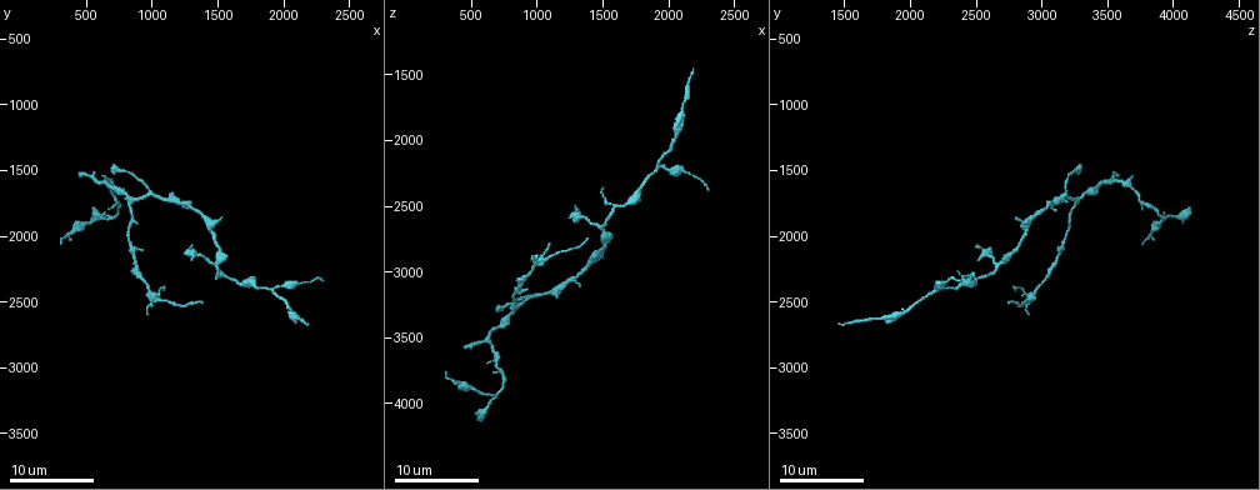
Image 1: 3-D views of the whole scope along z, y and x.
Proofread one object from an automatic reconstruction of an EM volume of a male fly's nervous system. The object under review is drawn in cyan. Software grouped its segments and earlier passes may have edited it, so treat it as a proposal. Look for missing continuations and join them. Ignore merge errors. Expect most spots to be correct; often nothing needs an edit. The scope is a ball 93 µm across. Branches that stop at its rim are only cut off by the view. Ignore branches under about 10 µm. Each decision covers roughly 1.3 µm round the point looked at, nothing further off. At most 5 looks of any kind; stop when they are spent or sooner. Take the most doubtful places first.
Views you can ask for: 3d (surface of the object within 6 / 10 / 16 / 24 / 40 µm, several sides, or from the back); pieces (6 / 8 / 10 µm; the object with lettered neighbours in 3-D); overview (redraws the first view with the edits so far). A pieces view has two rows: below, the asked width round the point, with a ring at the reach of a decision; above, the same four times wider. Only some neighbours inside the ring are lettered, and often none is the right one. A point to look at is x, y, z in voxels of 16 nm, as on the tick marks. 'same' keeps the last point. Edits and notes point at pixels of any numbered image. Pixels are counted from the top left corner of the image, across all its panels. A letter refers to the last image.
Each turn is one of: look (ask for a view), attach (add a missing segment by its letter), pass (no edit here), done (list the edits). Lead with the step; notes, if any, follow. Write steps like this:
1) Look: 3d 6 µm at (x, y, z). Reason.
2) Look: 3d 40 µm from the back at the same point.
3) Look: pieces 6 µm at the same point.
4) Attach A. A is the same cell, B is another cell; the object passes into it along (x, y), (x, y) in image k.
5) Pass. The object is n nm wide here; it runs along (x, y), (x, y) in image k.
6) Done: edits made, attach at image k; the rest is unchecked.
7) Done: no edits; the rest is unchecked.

Look: 3d 16 µm at (480, 1520, 3560). An open end.

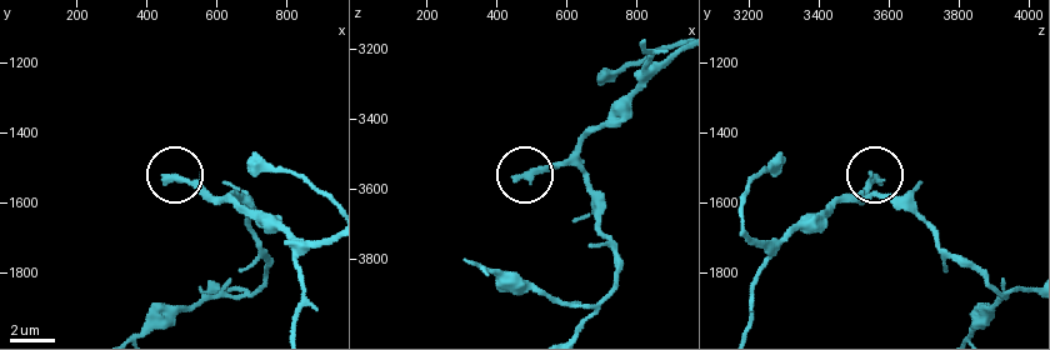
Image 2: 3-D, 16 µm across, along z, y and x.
Look: 3d 10 µm at (450, 1530, 3570). Closer look.

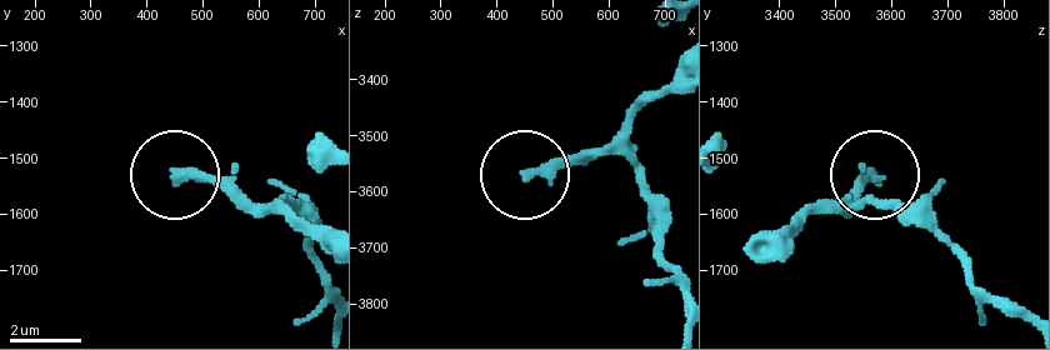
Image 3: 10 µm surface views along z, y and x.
Look: pieces 8 µm at (460, 1525, 3560).

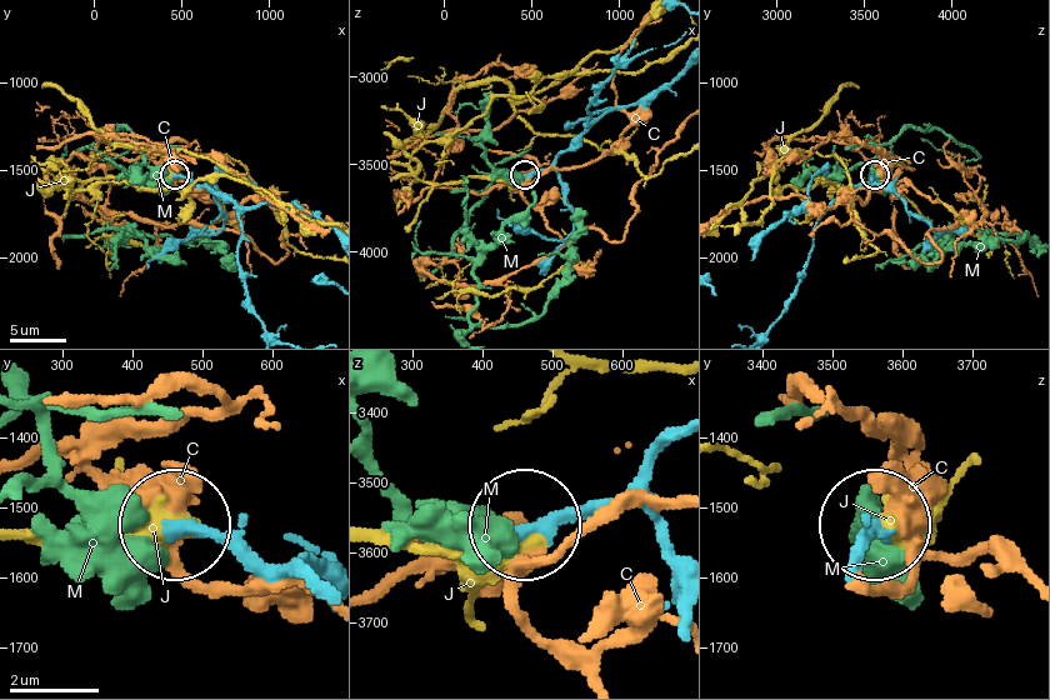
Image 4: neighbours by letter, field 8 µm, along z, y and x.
Attach J. J is the same cell, C and M are other cells; the object passes into it along (655, 451), (603, 500), (525, 530), (435, 549), (379, 545) in image 4; it goes on there.

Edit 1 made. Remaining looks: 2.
Look: 3d 16 µm at (700, 1460, 3300). Branch stops here.

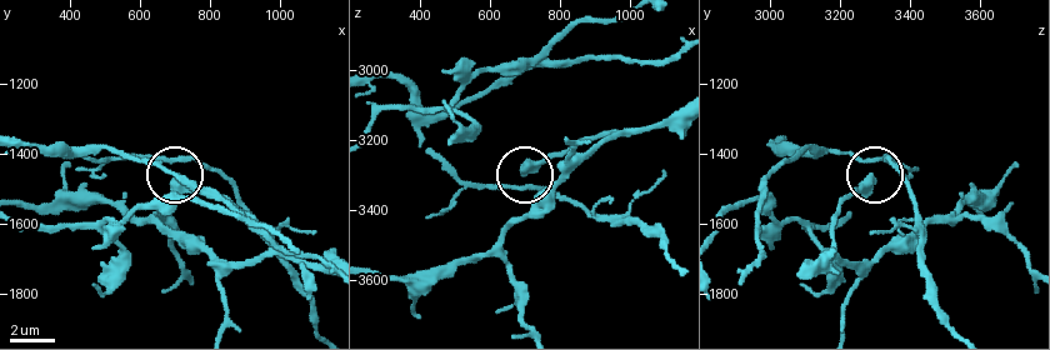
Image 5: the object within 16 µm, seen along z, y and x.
Look: pieces 10 µm at (700, 1480, 3290).

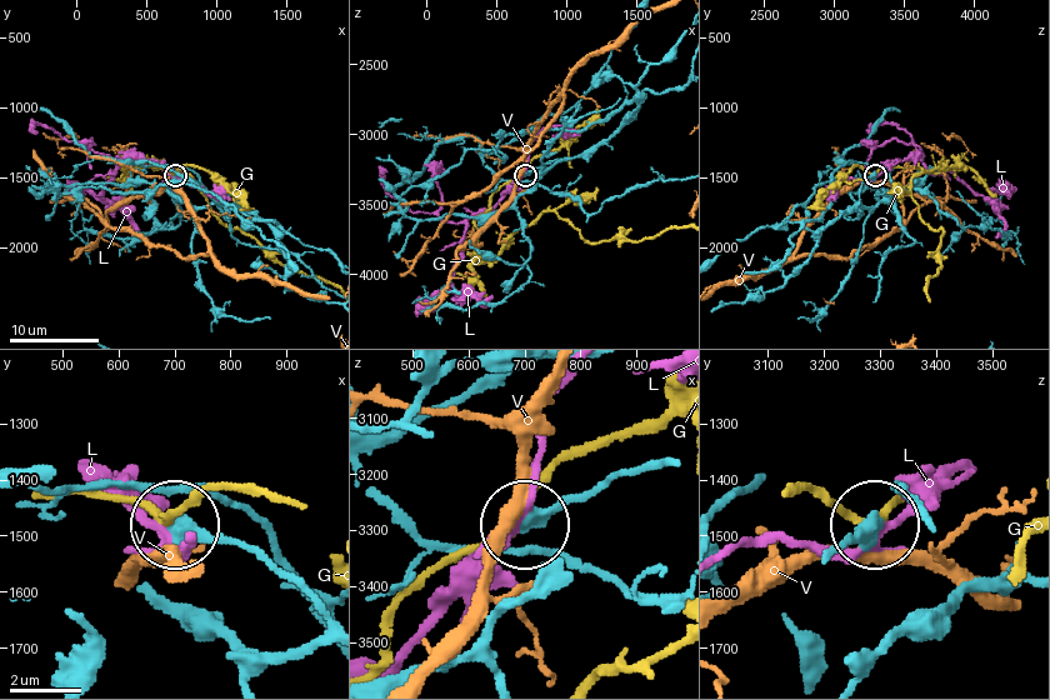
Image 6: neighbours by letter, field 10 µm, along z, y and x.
Pass. G, L and V are other cells; it runs along (668, 461), (614, 476), (528, 521) in image 6; no lettered segment goes on from it.

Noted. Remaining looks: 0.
Done: edits made, attach at image 4; the rest is unchecked.

